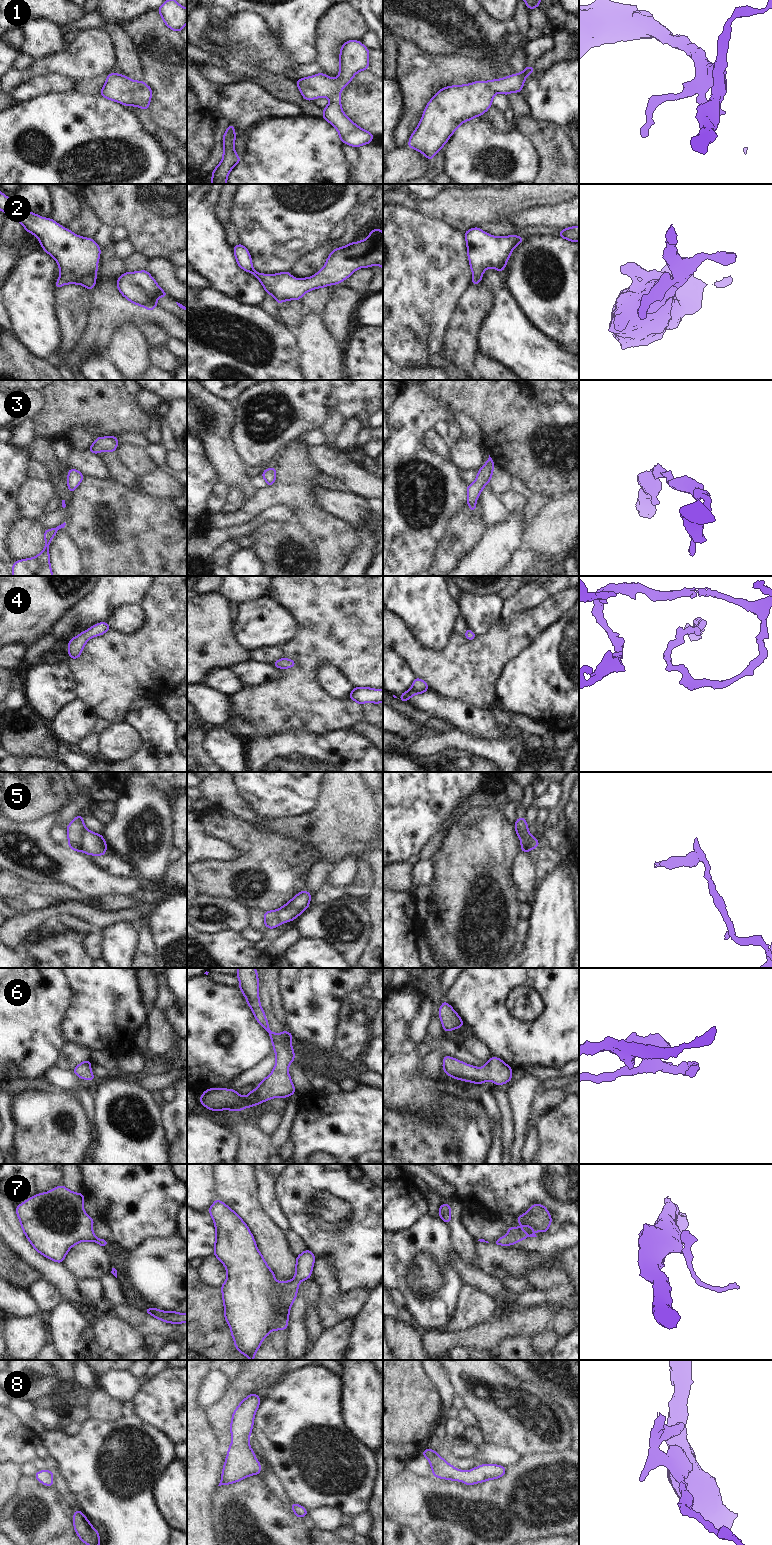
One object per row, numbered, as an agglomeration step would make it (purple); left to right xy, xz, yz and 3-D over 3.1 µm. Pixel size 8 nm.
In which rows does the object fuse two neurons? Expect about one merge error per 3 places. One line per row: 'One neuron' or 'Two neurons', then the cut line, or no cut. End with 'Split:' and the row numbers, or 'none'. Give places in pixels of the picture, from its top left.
1: One neuron. No split
2: One neuron. No split
3: One neuron. No split
4: One neuron. No split
5: Two neurons. Split along xy (86, 829), (82, 835), (80, 850)
6: One neuron. No split
7: One neuron. No split
8: One neuron. No split
Split: 5.

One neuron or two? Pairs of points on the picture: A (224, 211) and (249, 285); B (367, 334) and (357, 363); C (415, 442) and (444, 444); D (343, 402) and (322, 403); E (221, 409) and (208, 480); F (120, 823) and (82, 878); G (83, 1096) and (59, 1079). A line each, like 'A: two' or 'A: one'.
A: two
B: one
C: two
D: one
E: two
F: two
G: one

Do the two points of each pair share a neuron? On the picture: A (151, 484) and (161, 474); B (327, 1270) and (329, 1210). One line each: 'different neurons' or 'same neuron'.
A: same neuron
B: different neurons

